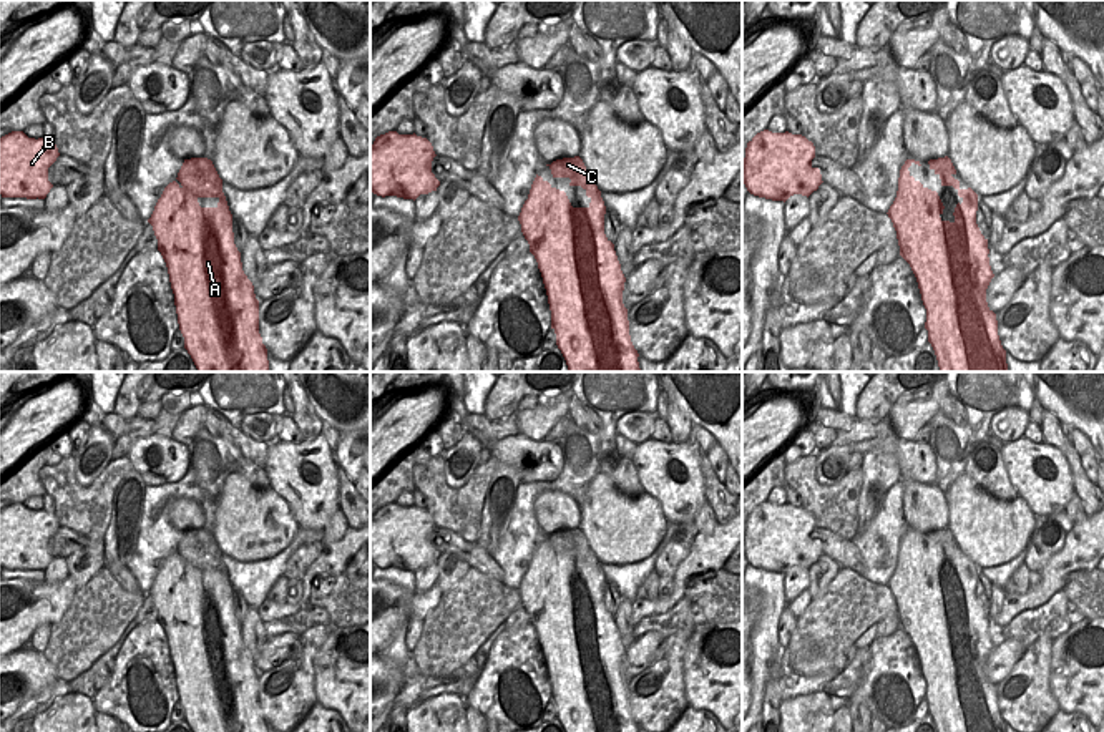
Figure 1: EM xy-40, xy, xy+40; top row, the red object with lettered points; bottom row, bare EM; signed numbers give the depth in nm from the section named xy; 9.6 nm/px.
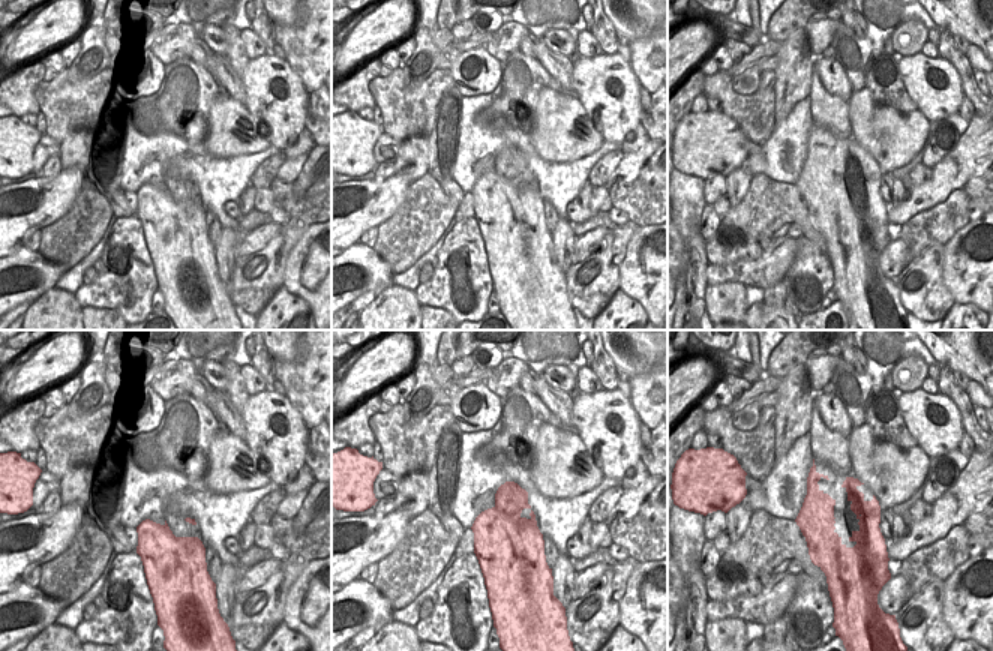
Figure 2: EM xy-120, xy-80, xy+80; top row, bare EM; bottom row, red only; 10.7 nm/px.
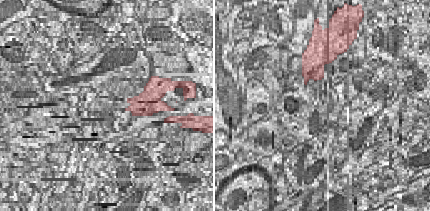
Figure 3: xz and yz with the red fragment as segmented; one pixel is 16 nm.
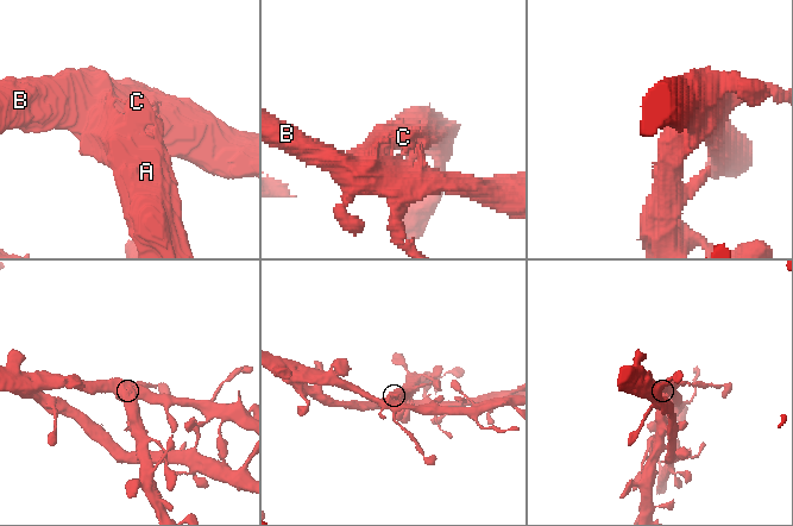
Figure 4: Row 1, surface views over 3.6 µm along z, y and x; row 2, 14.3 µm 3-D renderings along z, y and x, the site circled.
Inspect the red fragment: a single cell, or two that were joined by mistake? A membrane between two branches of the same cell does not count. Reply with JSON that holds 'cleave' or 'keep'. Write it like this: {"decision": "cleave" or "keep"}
{"decision": "cleave"}

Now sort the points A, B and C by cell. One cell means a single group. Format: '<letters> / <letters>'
A C / B

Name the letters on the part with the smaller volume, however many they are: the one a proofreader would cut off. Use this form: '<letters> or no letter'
A, C

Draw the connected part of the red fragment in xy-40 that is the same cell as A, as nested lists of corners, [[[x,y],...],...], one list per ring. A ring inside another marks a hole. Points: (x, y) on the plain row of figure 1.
[[[208,529],[184,531],[176,551],[183,558],[183,573],[179,579],[173,578],[178,586],[171,594],[166,593],[166,586],[159,589],[166,596],[166,622],[161,627],[168,639],[184,720],[193,732],[267,732],[267,720],[259,705],[259,672],[234,616],[232,586],[222,564],[222,551]],[[199,569],[217,569],[219,574],[216,579],[201,579]]]

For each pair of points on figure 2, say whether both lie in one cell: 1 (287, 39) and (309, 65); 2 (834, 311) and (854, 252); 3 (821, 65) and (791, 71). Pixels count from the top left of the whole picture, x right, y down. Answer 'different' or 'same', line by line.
1: same
2: different
3: different

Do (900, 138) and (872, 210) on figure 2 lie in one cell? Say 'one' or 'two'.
two

